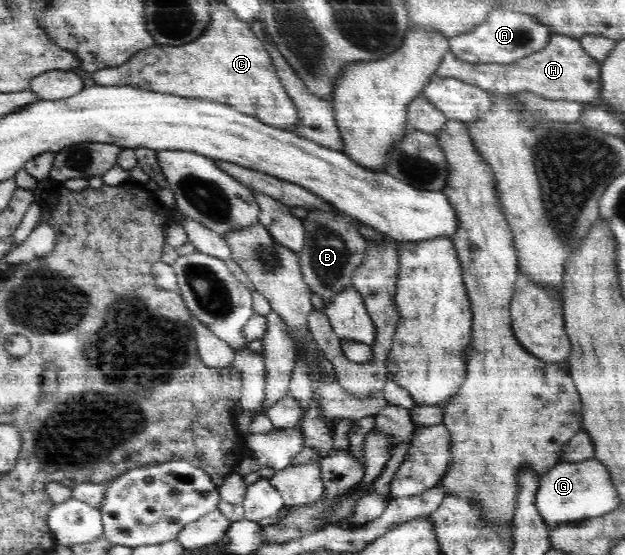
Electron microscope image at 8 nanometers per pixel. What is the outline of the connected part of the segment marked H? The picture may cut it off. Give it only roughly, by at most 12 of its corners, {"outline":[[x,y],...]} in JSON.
{"outline":[[579,38],[510,64],[470,64],[446,52],[435,74],[502,94],[588,103],[601,62]]}

